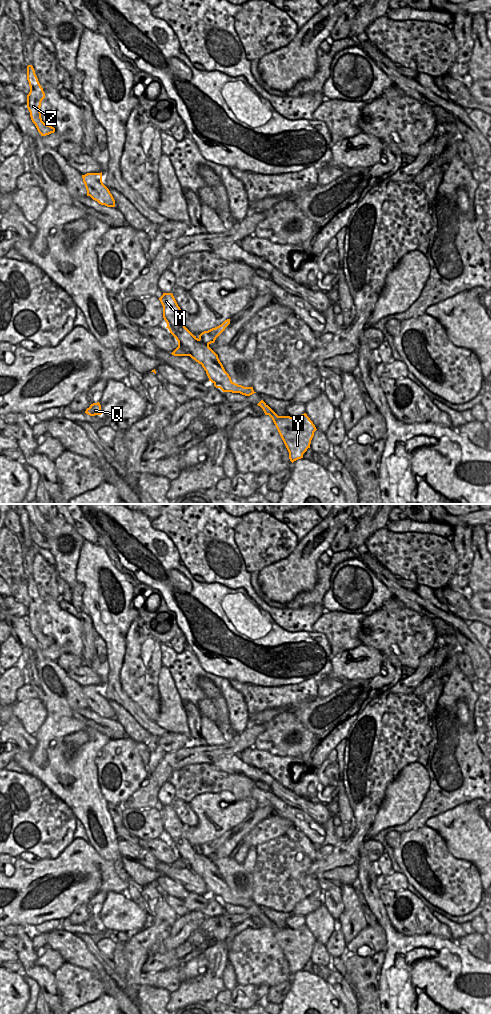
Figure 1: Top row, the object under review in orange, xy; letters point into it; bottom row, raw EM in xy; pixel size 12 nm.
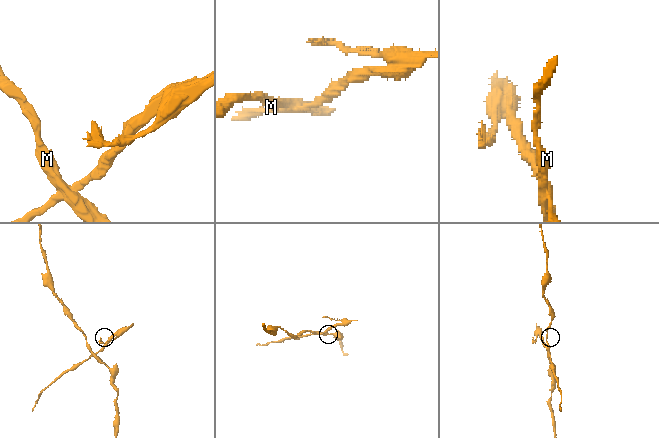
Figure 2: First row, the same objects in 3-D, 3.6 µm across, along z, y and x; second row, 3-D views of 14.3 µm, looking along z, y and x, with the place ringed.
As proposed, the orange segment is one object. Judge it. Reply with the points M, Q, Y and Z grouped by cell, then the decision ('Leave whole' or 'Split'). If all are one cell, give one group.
Groups: M Y Z / Q. Split

